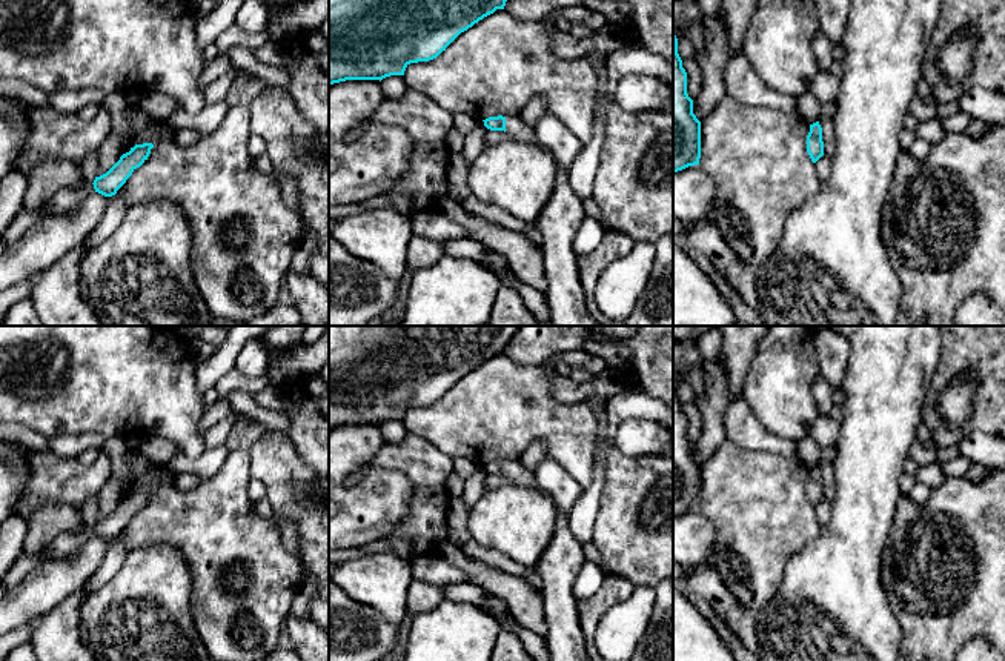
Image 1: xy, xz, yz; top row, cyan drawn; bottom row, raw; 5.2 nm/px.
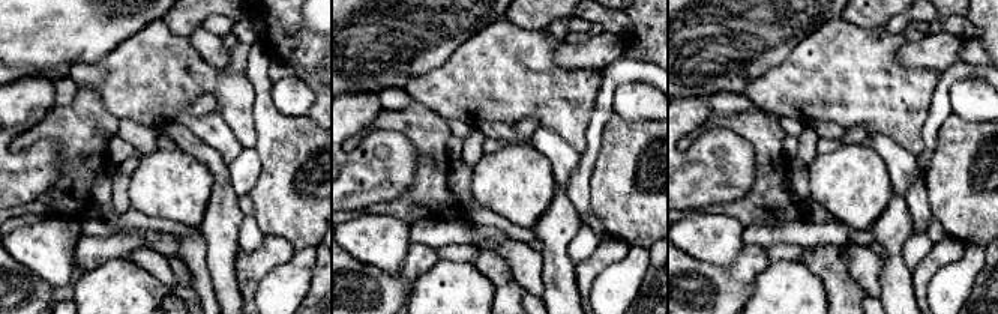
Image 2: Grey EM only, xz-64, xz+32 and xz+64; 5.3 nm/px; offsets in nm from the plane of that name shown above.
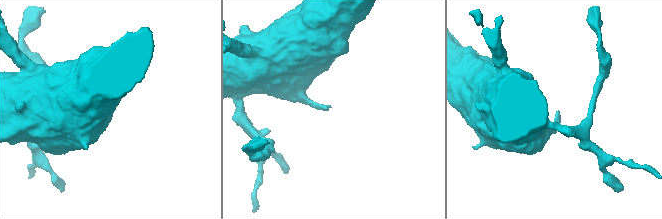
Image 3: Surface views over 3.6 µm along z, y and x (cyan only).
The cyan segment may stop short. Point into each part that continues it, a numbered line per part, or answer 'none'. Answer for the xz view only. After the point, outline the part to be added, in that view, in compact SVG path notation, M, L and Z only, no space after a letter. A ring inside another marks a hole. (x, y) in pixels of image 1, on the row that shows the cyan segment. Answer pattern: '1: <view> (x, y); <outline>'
1: xz (517, 129); M518 115L506 117L506 134L509 135L509 138L513 138L513 140L518 140L518 141L526 141L526 143L535 143L535 144L539 144L541 148L544 148L546 151L549 151L546 146L542 146L542 144L538 141L535 128L526 125L524 121L521 121ZM549 151L549 152L550 152L550 151Z

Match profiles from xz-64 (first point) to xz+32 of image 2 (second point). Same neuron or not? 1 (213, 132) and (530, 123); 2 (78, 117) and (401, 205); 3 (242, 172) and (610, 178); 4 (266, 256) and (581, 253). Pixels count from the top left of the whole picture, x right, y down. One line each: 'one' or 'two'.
1: two
2: one
3: two
4: two

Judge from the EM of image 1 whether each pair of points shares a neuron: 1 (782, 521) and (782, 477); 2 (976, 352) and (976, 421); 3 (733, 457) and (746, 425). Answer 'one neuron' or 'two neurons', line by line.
1: one neuron
2: one neuron
3: two neurons

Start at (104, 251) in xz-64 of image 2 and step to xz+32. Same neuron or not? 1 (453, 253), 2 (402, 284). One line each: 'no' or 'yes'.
1: no
2: yes

